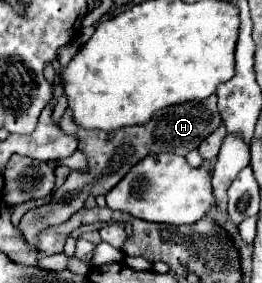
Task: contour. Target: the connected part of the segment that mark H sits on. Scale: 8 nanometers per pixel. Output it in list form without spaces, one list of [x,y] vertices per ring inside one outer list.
[[[215,94],[205,98],[205,100],[193,100],[193,102],[183,102],[177,106],[169,106],[165,110],[159,110],[151,116],[149,122],[145,124],[137,124],[137,126],[125,126],[121,130],[115,132],[103,132],[103,130],[85,130],[81,126],[77,126],[73,122],[73,114],[67,108],[65,114],[61,116],[59,126],[67,132],[67,134],[75,134],[79,138],[79,150],[83,150],[89,158],[89,166],[91,170],[87,174],[79,174],[79,172],[71,172],[69,178],[65,180],[65,184],[53,194],[53,202],[51,204],[43,204],[37,206],[33,210],[29,210],[21,222],[19,222],[19,230],[25,234],[27,242],[31,246],[35,246],[35,238],[39,236],[39,230],[59,224],[59,220],[69,220],[73,216],[73,212],[81,210],[85,206],[87,196],[99,196],[99,194],[107,194],[139,160],[143,160],[147,154],[159,154],[159,152],[171,152],[171,154],[179,154],[185,156],[187,152],[199,148],[199,144],[221,124],[221,116],[217,110],[217,98]]]

